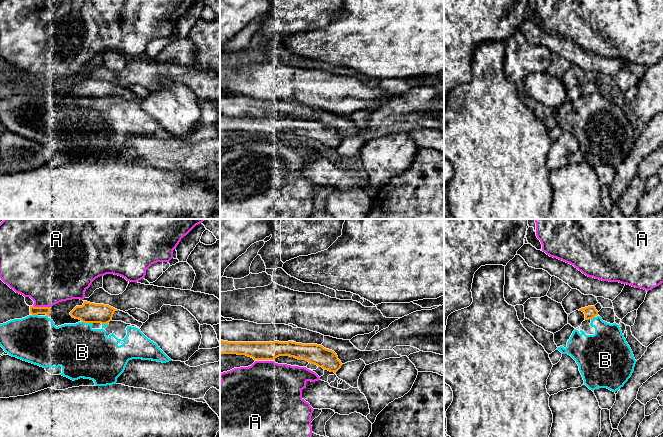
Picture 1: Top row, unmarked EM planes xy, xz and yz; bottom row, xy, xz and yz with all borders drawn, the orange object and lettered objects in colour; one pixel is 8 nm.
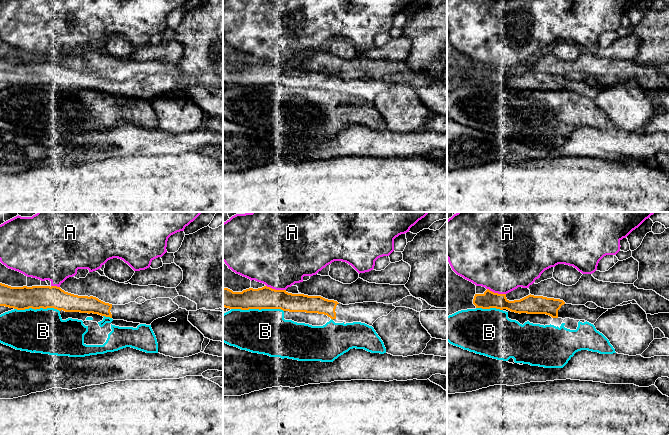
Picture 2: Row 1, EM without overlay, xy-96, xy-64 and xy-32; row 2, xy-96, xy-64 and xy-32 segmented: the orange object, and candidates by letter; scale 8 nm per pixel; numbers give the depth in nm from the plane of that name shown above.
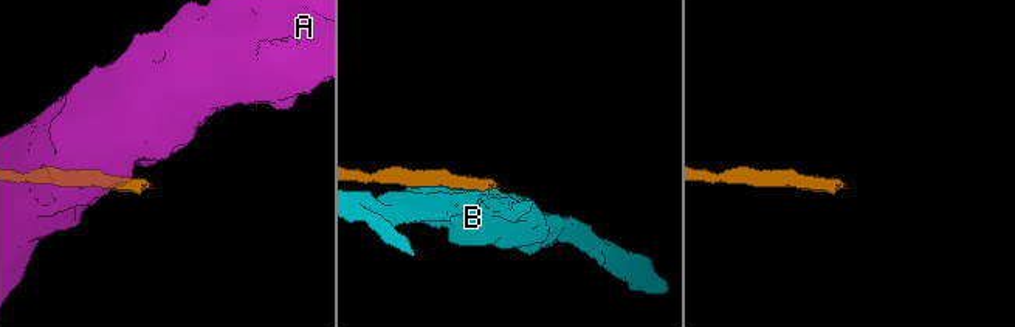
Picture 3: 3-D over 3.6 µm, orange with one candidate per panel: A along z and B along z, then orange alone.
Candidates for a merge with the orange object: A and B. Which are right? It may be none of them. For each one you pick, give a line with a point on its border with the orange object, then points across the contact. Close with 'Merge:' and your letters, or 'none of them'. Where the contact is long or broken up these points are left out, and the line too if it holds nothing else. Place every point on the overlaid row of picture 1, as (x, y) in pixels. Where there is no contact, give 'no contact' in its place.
Merge: none of them

